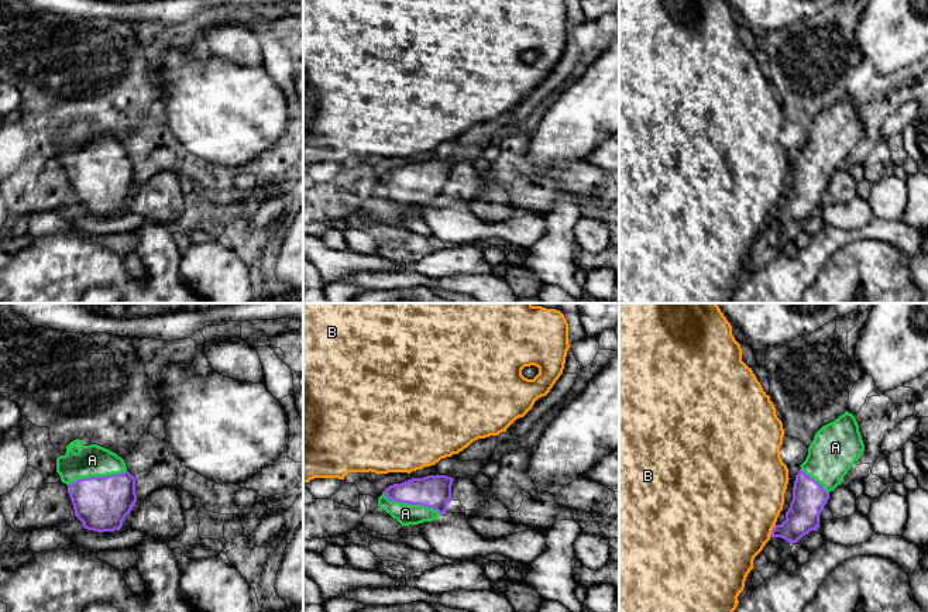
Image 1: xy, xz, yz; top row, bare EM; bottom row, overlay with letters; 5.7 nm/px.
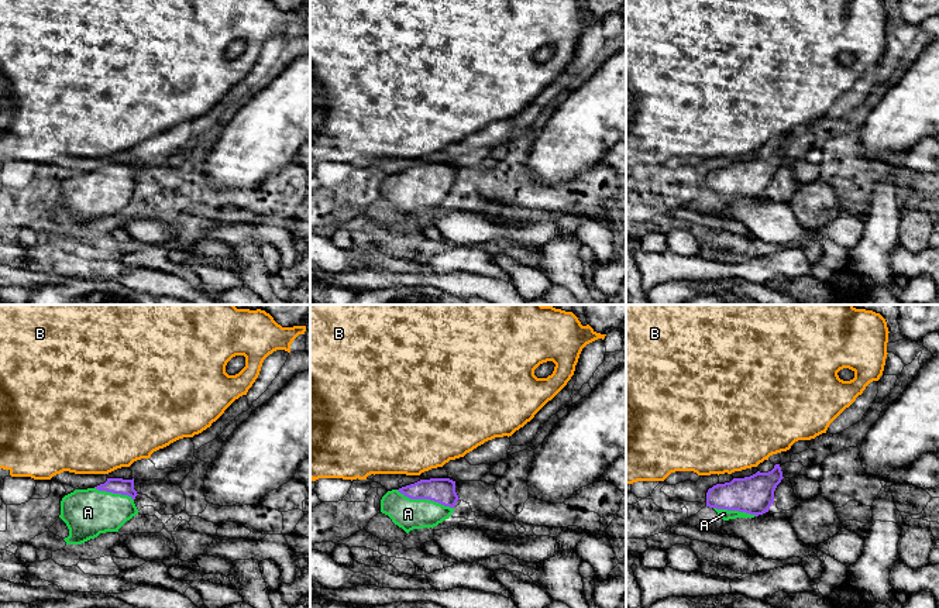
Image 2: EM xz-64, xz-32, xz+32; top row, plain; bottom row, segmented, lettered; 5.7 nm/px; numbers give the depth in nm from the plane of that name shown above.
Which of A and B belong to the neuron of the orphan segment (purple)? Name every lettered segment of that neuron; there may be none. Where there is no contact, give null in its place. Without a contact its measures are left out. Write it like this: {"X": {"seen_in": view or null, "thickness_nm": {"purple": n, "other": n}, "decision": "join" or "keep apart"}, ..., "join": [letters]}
{"A": {"seen_in": "xz", "thickness_nm": {"purple": 190, "other": 120}, "decision": "join"}, "B": {"seen_in": "yz", "thickness_nm": {"purple": 190, "other": 500}, "decision": "keep apart"}, "join": ["A"]}

